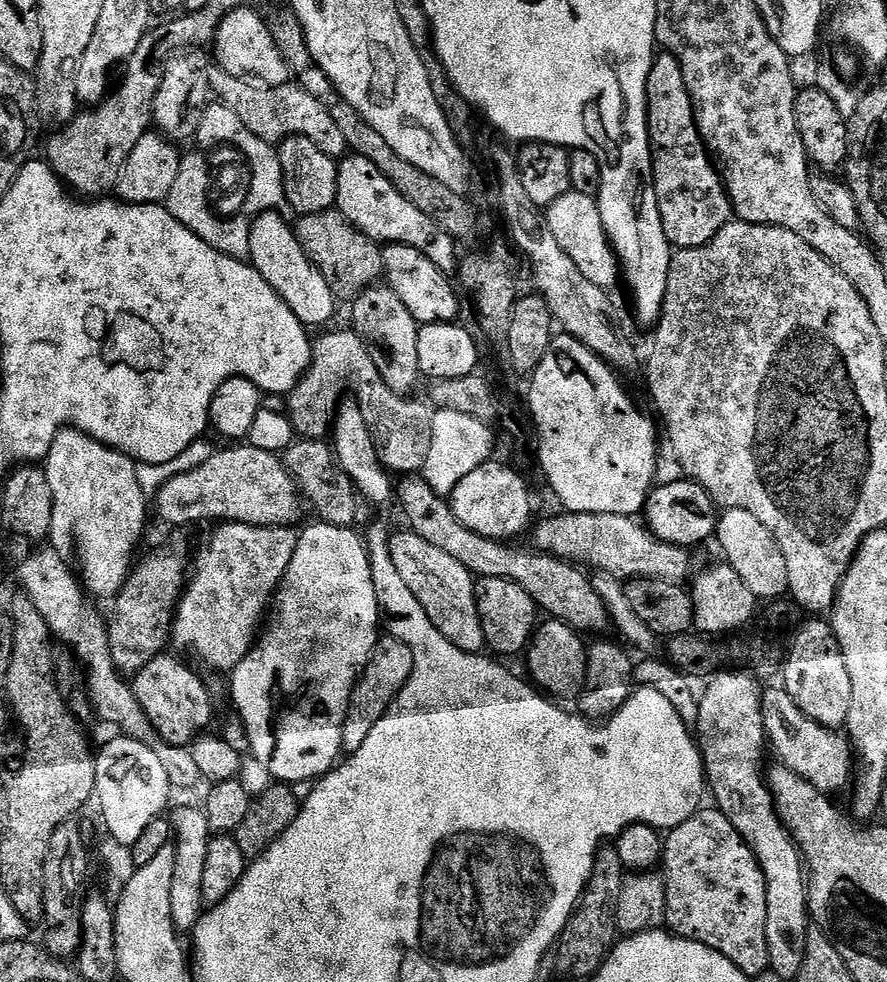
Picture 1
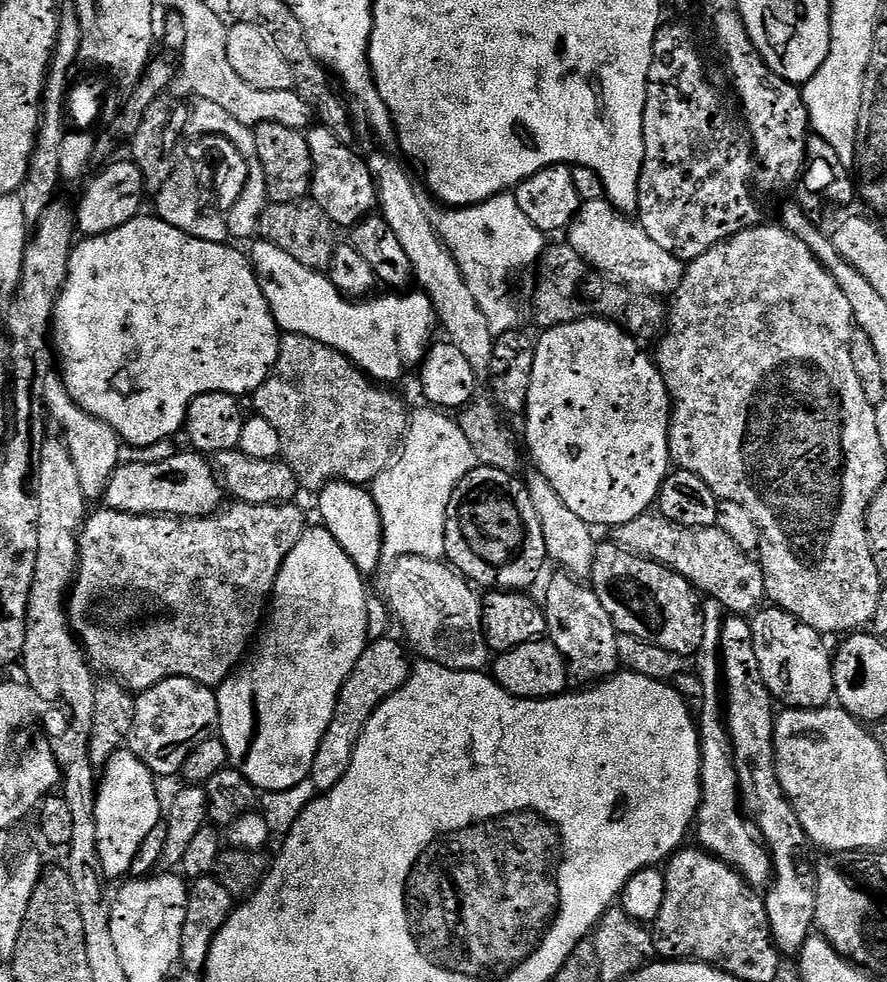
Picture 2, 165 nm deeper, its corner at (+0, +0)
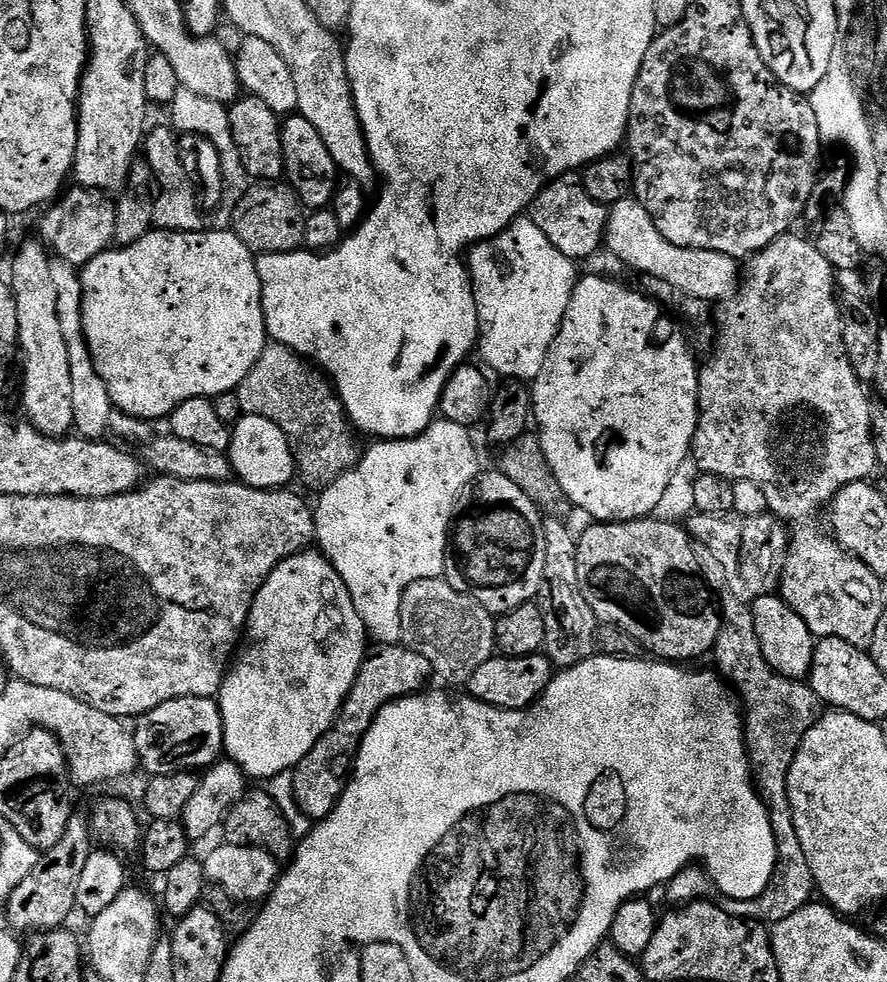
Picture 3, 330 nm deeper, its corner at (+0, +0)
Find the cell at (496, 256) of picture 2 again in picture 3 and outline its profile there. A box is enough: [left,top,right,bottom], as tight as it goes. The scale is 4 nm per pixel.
[466,218,577,382]

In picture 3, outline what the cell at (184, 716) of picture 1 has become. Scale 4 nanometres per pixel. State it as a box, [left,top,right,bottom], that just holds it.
[135,696,224,777]

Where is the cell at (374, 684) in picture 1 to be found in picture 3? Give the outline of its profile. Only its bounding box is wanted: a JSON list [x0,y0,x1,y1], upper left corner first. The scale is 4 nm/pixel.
[294,643,433,820]

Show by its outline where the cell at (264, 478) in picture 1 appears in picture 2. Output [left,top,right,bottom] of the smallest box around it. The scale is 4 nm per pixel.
[103,450,226,518]

